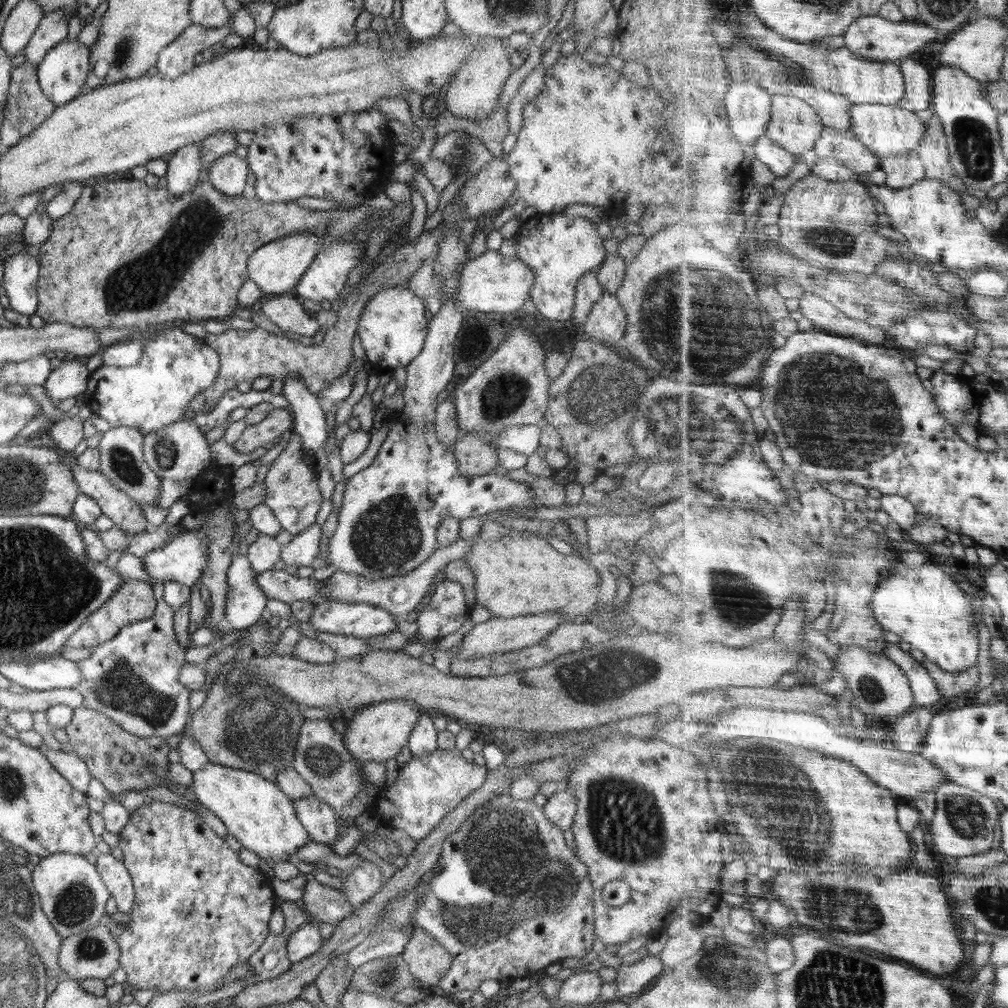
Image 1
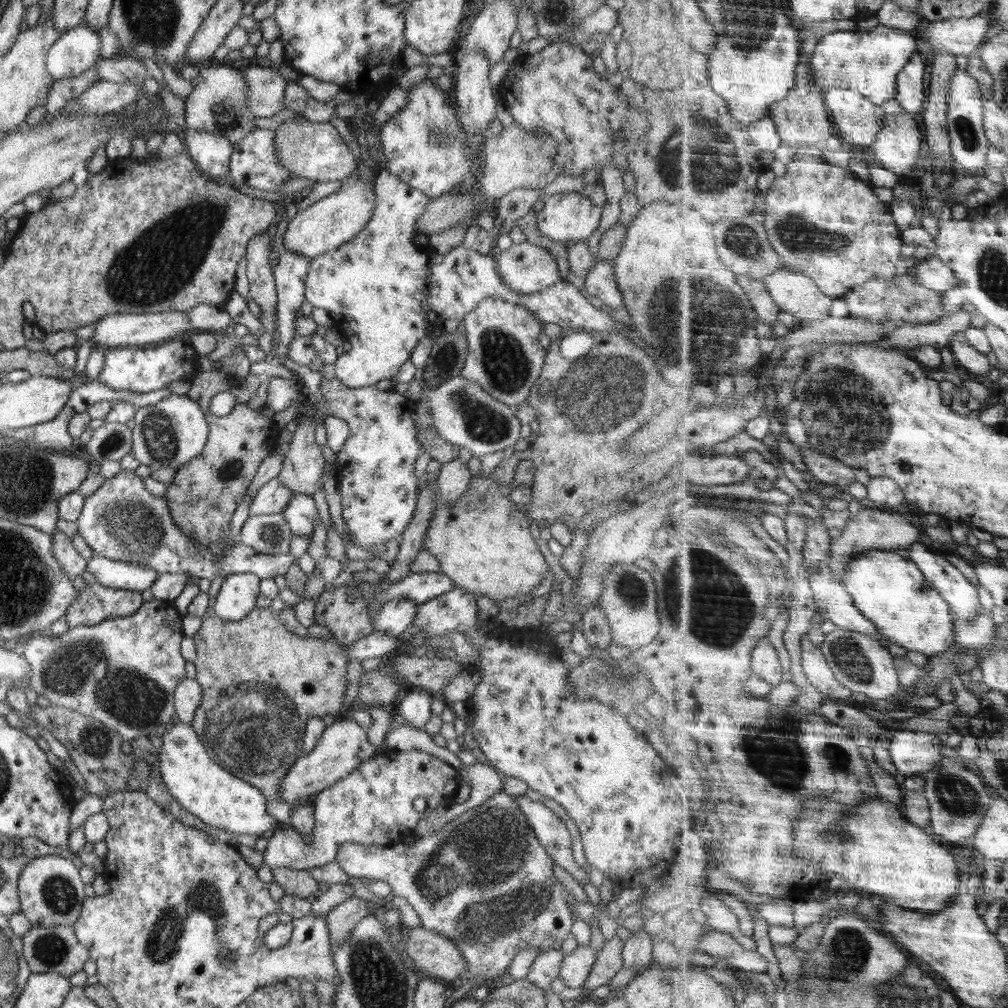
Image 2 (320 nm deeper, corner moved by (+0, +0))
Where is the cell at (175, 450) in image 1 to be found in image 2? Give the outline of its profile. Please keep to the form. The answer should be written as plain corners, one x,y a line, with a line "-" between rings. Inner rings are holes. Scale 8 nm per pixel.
172,393
157,404
136,409
134,428
131,430
132,451
140,464
151,466
153,471
162,468
178,469
202,452
208,433
208,423
199,404
186,394

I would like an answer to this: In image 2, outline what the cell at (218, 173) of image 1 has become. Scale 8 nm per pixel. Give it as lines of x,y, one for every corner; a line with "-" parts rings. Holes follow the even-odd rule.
186,129
182,137
186,154
197,164
200,172
204,171
212,178
225,178
227,184
234,186
229,178
229,162
233,143
224,136
211,132
198,132

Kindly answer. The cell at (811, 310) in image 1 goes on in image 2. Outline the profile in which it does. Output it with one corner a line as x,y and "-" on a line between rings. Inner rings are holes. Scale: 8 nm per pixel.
784,267
763,281
780,308
792,314
798,323
831,316
836,298
822,292
810,276

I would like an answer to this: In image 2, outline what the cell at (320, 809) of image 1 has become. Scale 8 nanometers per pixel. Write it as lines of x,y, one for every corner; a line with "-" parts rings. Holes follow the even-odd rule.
503,790
491,796
486,802
463,812
460,816
451,820
448,824
445,824
439,832
420,838
420,840
417,840
410,846
402,843
389,847
346,843
342,845
337,852
338,855
335,856
335,860
346,874
352,877
359,878
363,876
364,878
388,882
393,888
392,895
406,898
408,904
413,906
421,920
420,926
438,932
439,935
452,940
468,963
467,971
459,977
462,982
468,982
468,979
480,978
478,984
493,985
498,979
502,978
504,974
507,974
507,968
510,966
510,963
518,951
522,949
534,949
538,956
540,953
553,949
552,944
558,944
559,941
562,942
571,933
570,930
572,930
572,924
575,921
572,915
573,912
566,902
565,896
568,892
564,889
564,885
562,885
552,873
552,866
555,862
548,856
546,849
542,847
542,844
540,844
540,841
538,841
538,838
534,835
533,828
529,825
529,822
521,812
521,808
518,806
515,796
511,796

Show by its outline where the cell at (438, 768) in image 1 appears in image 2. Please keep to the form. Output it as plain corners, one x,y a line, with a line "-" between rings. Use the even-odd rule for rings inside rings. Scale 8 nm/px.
389,747
385,751
380,750
377,755
372,755
369,760
362,762
358,769
338,780
330,788
321,790
311,799
315,823
310,845
302,841
294,828
290,829
288,825
283,825
269,837
267,848
263,852
263,862
270,867
286,867
306,871
308,868
322,866
334,861
335,856
338,855
338,849
346,843
378,847
403,844
406,838
414,834
418,821
423,817
422,813
418,813
414,809
414,800
420,796
426,798
426,812
433,811
440,806
455,806
455,798
460,783
459,772
437,756
423,751
396,751

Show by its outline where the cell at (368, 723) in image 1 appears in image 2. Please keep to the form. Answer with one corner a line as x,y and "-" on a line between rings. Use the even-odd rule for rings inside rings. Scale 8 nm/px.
342,719
339,722
334,721
332,726
328,726
318,744
312,752
300,755
294,762
290,772
280,784
281,798
293,808
299,804
306,803
313,799
321,790
330,788
338,780
345,778
350,772
358,769
362,762
369,760
369,757
377,753
377,748
371,747
368,741
368,732
361,728
356,721
352,719

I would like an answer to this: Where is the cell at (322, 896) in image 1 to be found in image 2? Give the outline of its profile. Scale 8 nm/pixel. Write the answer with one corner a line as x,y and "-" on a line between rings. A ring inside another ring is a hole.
271,867
273,880
285,888
288,895
299,897
319,896
318,881
307,870

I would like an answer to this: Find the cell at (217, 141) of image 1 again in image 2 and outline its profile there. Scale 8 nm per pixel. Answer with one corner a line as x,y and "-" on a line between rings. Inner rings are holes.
252,65
245,71
247,84
247,107
256,118
272,118
283,109
284,76
272,67

